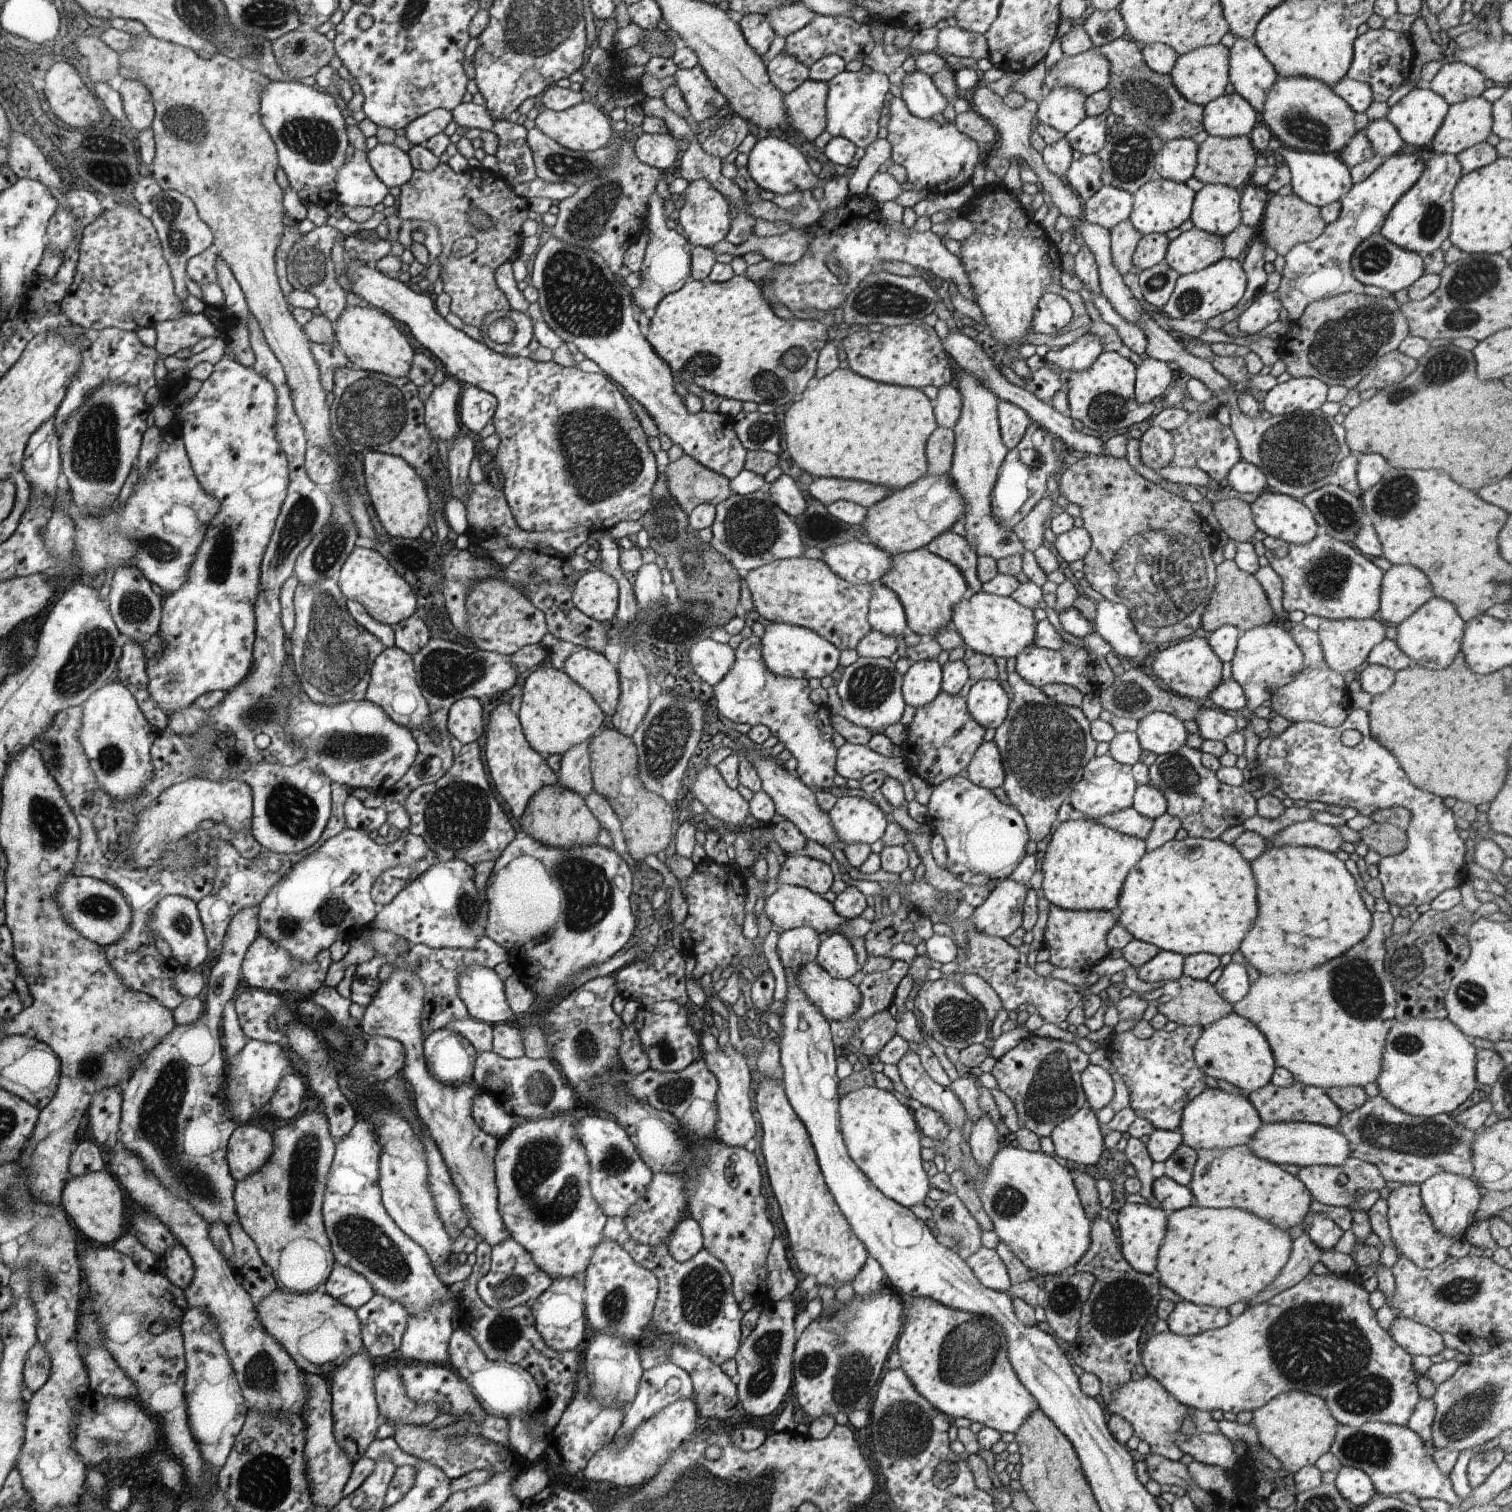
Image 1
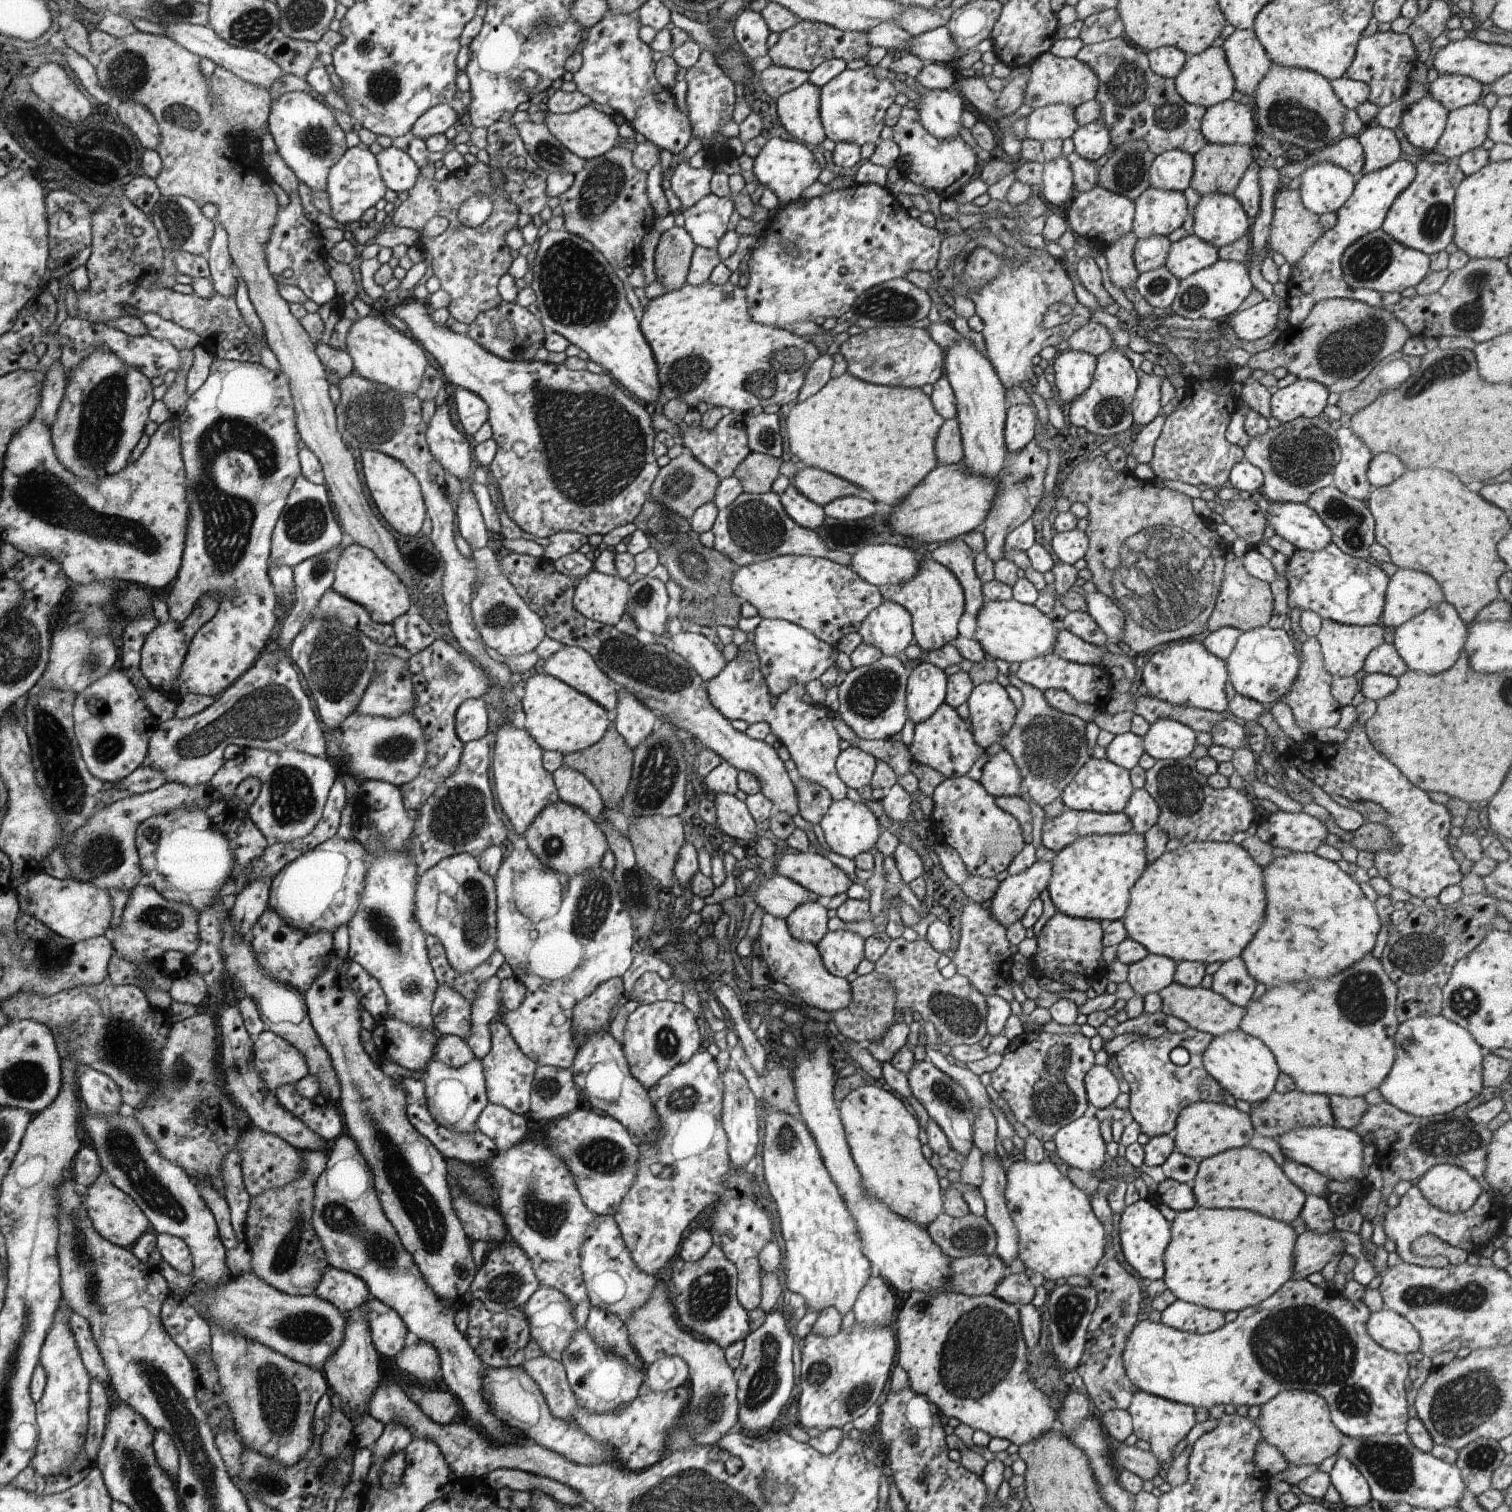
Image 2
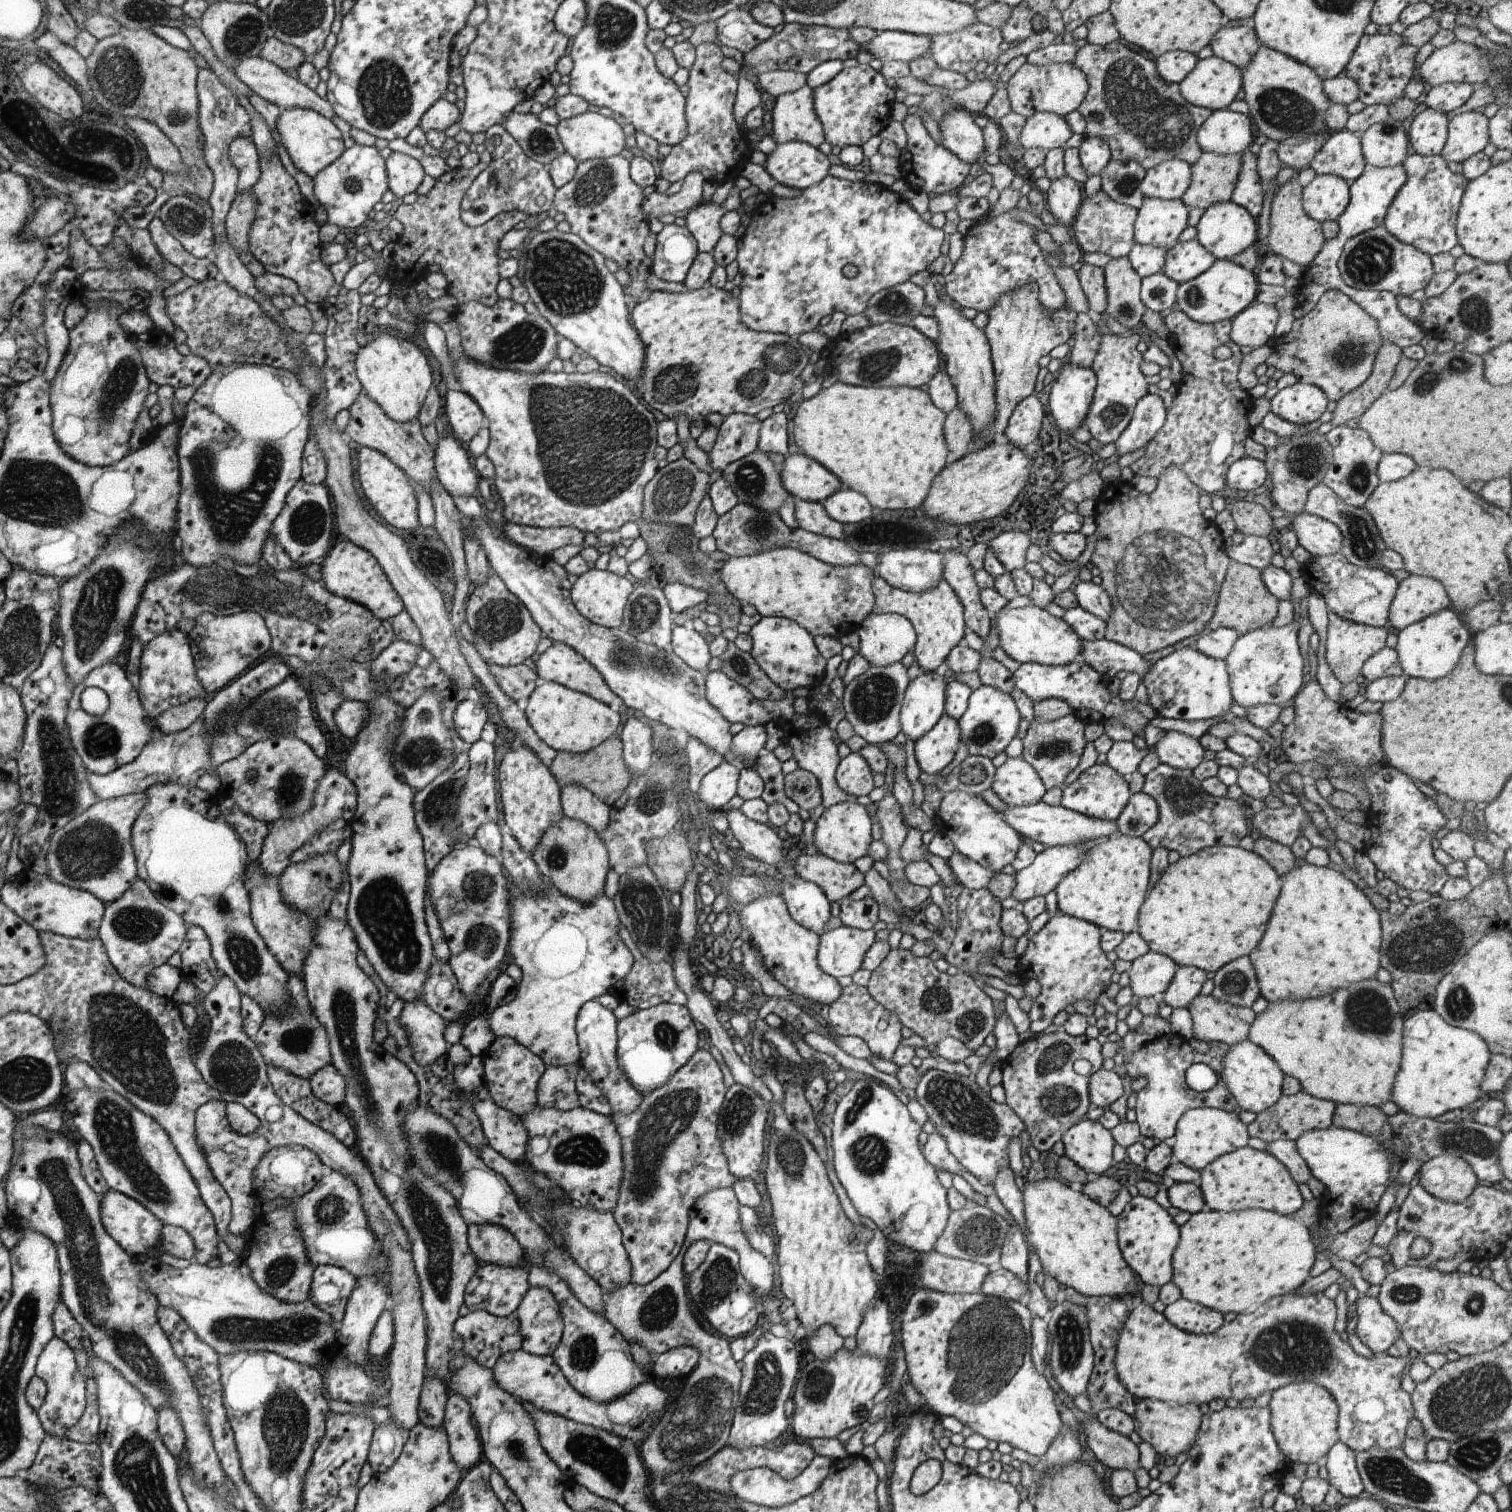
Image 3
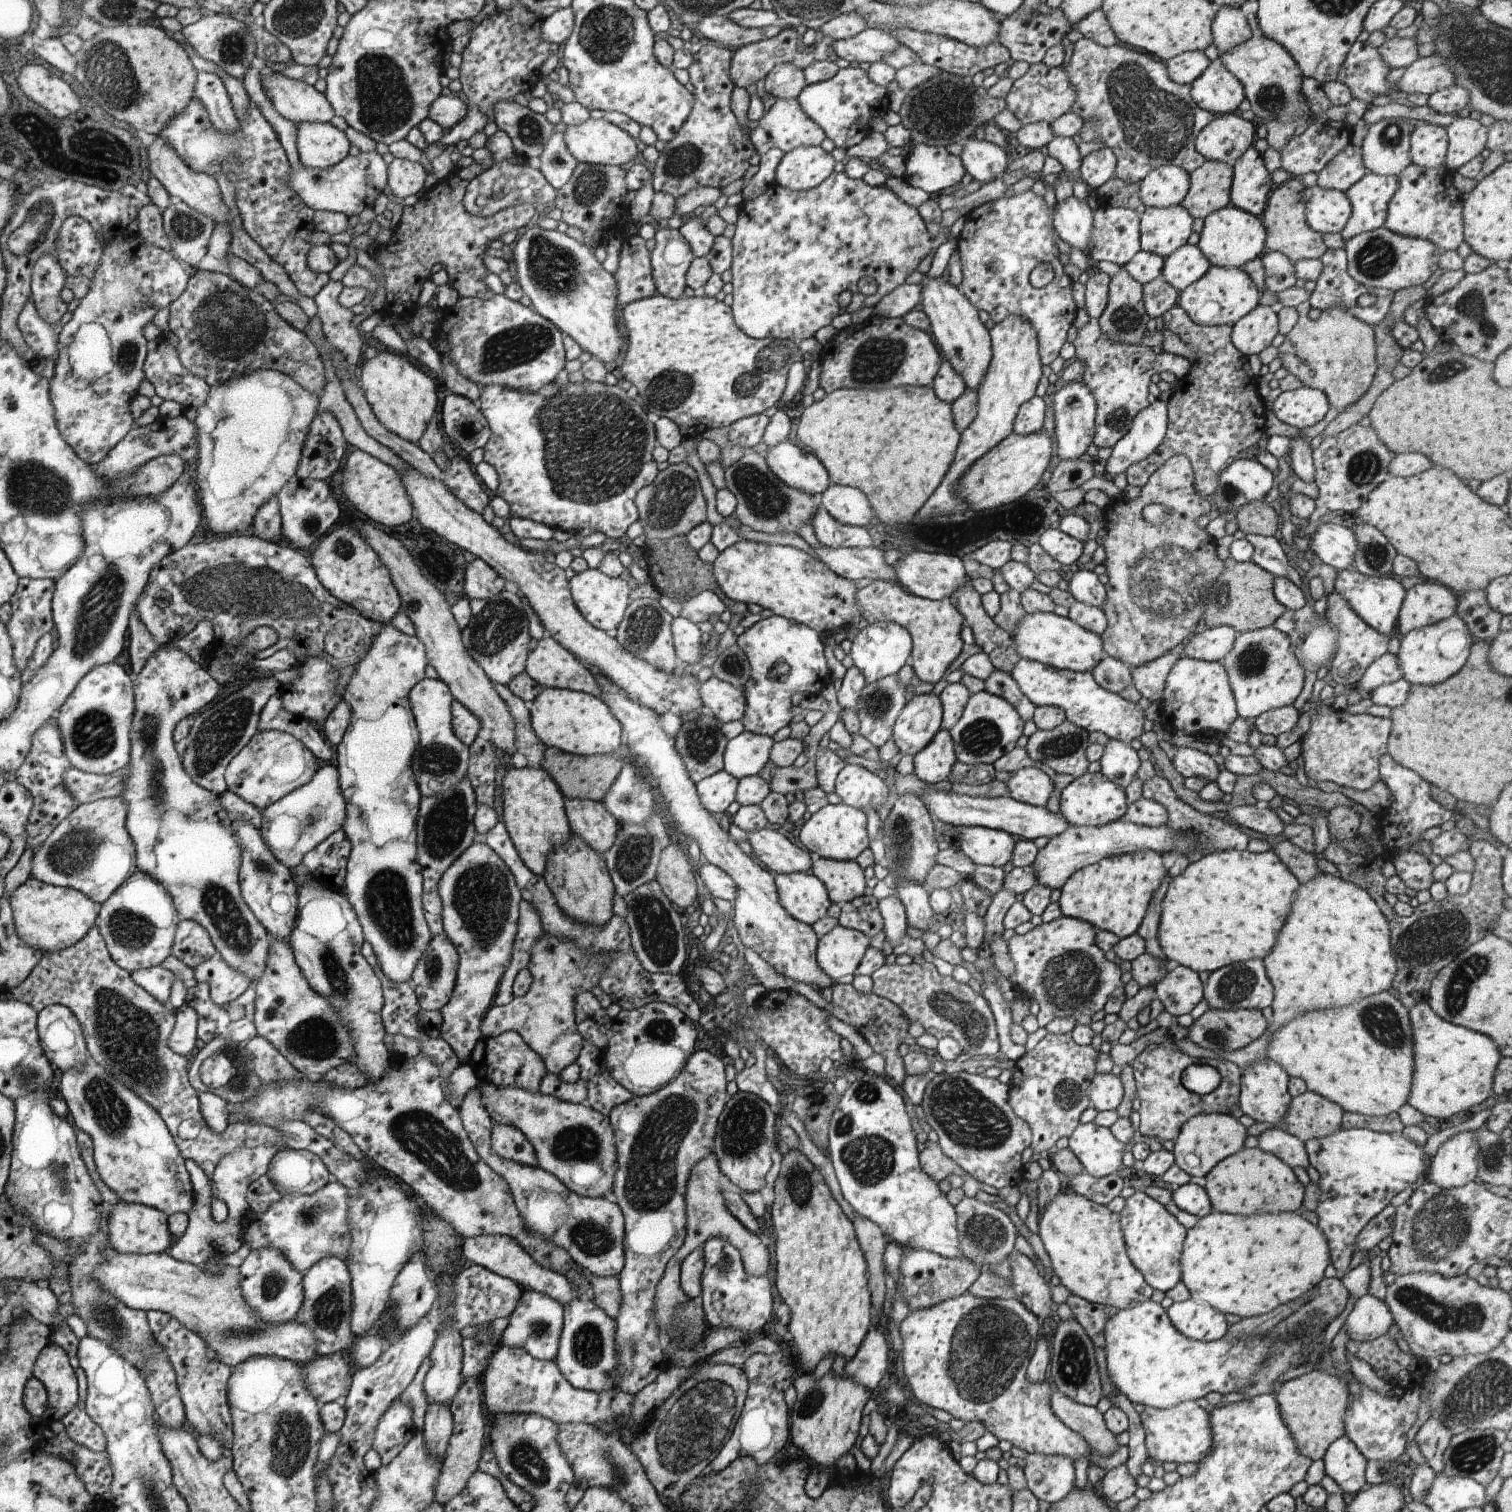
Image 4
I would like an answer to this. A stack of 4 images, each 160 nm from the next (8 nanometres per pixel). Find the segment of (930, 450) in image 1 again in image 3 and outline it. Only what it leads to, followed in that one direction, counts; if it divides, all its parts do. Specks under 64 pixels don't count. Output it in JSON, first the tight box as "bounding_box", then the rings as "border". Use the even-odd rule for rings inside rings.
{"bounding_box":[944,408,974,460],"border":[[[960,408],[947,413],[944,436],[951,460],[958,460],[968,454],[974,436],[974,426]]]}

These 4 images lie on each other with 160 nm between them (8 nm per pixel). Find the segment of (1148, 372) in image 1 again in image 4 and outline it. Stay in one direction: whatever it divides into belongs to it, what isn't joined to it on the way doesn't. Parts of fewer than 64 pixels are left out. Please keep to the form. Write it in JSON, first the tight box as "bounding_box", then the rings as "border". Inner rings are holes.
{"bounding_box":[1106,398,1168,478],"border":[[[1152,398],[1150,404],[1134,417],[1130,430],[1127,430],[1127,433],[1113,446],[1113,451],[1107,459],[1106,465],[1109,478],[1116,478],[1119,473],[1125,472],[1129,466],[1135,462],[1140,462],[1150,453],[1153,453],[1166,436],[1168,419],[1167,402]]]}

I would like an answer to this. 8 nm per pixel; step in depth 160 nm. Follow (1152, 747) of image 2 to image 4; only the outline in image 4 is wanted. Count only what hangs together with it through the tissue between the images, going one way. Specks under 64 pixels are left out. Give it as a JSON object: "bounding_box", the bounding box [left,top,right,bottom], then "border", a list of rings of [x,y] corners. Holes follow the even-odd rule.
{"bounding_box":[1170,747,1220,781],"border":[[[1177,747],[1171,751],[1170,759],[1174,768],[1188,778],[1201,776],[1210,781],[1216,781],[1220,768],[1209,754],[1192,747]]]}

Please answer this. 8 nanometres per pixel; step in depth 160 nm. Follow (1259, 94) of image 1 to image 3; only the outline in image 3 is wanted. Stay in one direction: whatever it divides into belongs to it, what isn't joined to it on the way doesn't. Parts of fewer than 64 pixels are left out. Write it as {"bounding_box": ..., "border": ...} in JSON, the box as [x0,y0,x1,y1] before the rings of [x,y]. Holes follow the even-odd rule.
{"bounding_box":[1209,24,1261,69],"border":[[[1241,24],[1234,27],[1223,25],[1214,34],[1209,46],[1216,57],[1242,69],[1248,66],[1248,62],[1252,60],[1252,56],[1258,52],[1261,45],[1252,25]]]}

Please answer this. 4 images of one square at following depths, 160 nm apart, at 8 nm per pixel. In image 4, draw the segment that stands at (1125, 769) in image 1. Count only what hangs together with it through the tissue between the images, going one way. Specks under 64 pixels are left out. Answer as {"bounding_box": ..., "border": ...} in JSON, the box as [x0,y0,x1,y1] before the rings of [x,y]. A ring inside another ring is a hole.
{"bounding_box":[1059,771,1128,826],"border":[[[1086,771],[1070,782],[1059,795],[1061,797],[1060,816],[1064,817],[1070,826],[1102,826],[1120,821],[1128,808],[1125,789],[1106,778],[1102,771]]]}

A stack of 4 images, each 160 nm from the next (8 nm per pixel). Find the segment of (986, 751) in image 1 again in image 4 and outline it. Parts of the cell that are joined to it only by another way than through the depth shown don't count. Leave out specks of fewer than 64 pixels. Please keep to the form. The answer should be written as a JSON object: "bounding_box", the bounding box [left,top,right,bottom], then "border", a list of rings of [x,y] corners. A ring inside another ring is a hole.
{"bounding_box":[1005,767,1056,808],"border":[[[1023,767],[1014,771],[1005,783],[1007,792],[1014,800],[1037,807],[1046,808],[1049,798],[1056,794],[1052,780],[1036,767]]]}

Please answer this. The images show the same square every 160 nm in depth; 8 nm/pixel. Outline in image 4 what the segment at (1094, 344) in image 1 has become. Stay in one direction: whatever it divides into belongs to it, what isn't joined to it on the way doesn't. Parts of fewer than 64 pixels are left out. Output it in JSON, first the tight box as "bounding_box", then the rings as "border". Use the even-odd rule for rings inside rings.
{"bounding_box":[1052,380,1097,461],"border":[[[1082,380],[1065,383],[1054,394],[1052,408],[1055,416],[1055,435],[1058,442],[1058,454],[1061,460],[1075,461],[1086,452],[1089,444],[1093,442],[1095,433],[1095,418],[1097,402]]]}

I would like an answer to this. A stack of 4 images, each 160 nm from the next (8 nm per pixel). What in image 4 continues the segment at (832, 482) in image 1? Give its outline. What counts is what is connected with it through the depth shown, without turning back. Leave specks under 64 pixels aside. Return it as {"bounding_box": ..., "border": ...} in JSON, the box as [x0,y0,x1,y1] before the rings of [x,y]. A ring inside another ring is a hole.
{"bounding_box":[768,441,831,497],"border":[[[788,441],[770,447],[768,466],[777,477],[792,488],[819,497],[831,483],[828,471],[814,453],[805,452]]]}

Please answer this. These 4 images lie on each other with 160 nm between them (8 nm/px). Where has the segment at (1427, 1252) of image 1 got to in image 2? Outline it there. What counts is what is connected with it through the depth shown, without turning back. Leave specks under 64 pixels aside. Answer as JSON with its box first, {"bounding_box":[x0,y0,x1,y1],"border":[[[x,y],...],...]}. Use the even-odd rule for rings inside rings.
{"bounding_box":[1384,1184,1509,1269],"border":[[[1413,1184],[1410,1190],[1400,1198],[1398,1206],[1389,1208],[1384,1220],[1384,1232],[1388,1239],[1395,1242],[1396,1252],[1402,1261],[1416,1266],[1442,1269],[1449,1266],[1445,1256],[1424,1257],[1416,1256],[1412,1252],[1412,1242],[1416,1238],[1431,1234],[1450,1244],[1451,1247],[1464,1250],[1468,1254],[1480,1255],[1489,1242],[1499,1244],[1504,1222],[1508,1218],[1509,1208],[1509,1204],[1504,1203],[1502,1199],[1497,1197],[1496,1193],[1486,1188],[1478,1196],[1478,1200],[1472,1208],[1465,1212],[1448,1214],[1448,1212],[1442,1212],[1440,1208],[1430,1204],[1416,1184]]]}

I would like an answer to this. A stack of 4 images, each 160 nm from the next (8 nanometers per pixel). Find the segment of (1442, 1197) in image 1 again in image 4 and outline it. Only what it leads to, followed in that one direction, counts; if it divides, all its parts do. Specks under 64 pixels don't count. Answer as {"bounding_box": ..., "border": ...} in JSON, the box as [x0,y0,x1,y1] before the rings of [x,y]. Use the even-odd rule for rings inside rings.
{"bounding_box":[1425,1131,1478,1190],"border":[[[1463,1131],[1441,1144],[1428,1162],[1425,1179],[1448,1190],[1478,1180],[1477,1136],[1475,1132]]]}

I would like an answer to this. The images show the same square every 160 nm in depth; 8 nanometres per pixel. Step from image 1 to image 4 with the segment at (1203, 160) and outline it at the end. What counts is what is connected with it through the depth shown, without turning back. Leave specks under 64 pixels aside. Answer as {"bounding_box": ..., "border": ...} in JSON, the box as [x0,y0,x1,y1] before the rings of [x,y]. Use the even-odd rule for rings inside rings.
{"bounding_box":[1181,159,1233,220],"border":[[[1206,159],[1189,173],[1189,191],[1181,206],[1190,216],[1204,220],[1212,212],[1231,204],[1233,167],[1228,163]]]}

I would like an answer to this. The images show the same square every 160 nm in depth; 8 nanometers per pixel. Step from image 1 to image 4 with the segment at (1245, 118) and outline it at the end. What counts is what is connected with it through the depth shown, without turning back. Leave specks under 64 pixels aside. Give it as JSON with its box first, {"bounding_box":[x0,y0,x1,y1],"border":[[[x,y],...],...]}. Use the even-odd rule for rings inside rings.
{"bounding_box":[1196,112,1254,167],"border":[[[1239,112],[1217,115],[1212,122],[1209,122],[1200,134],[1196,137],[1196,150],[1208,160],[1225,162],[1231,167],[1254,142],[1254,126],[1252,121],[1245,120]]]}

